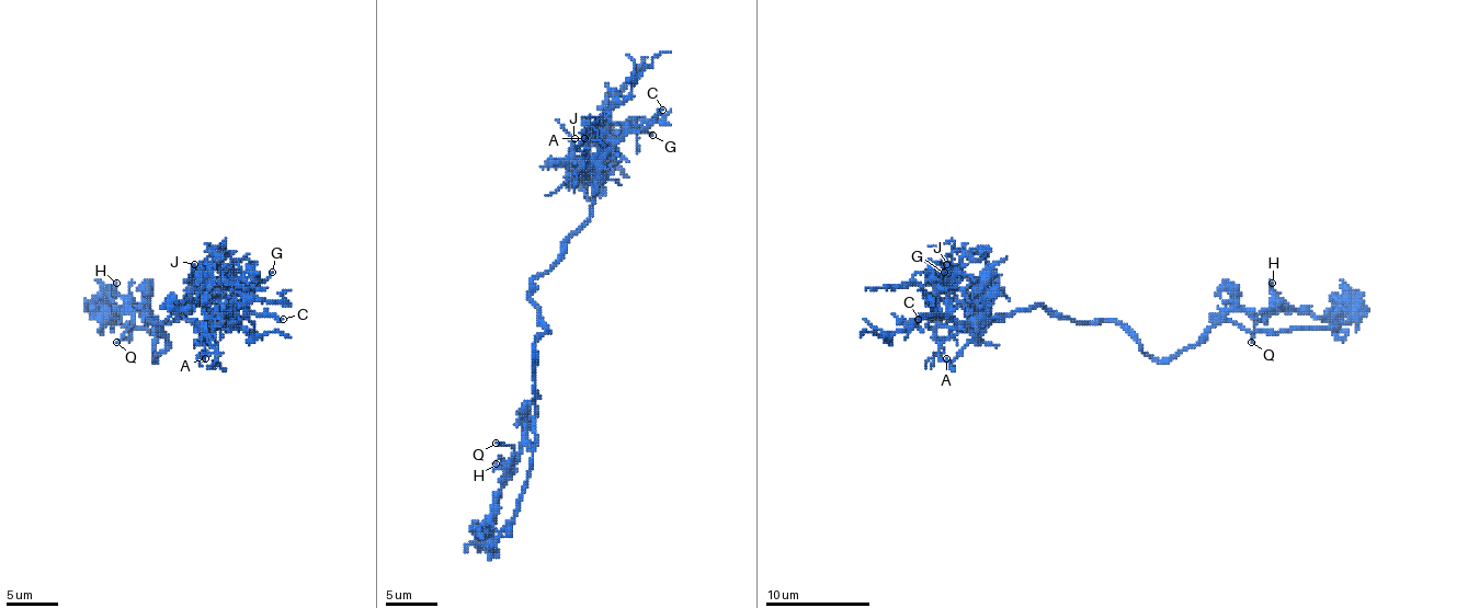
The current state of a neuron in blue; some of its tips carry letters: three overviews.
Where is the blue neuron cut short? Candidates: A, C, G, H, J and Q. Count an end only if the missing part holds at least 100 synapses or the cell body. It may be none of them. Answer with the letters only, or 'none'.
C

